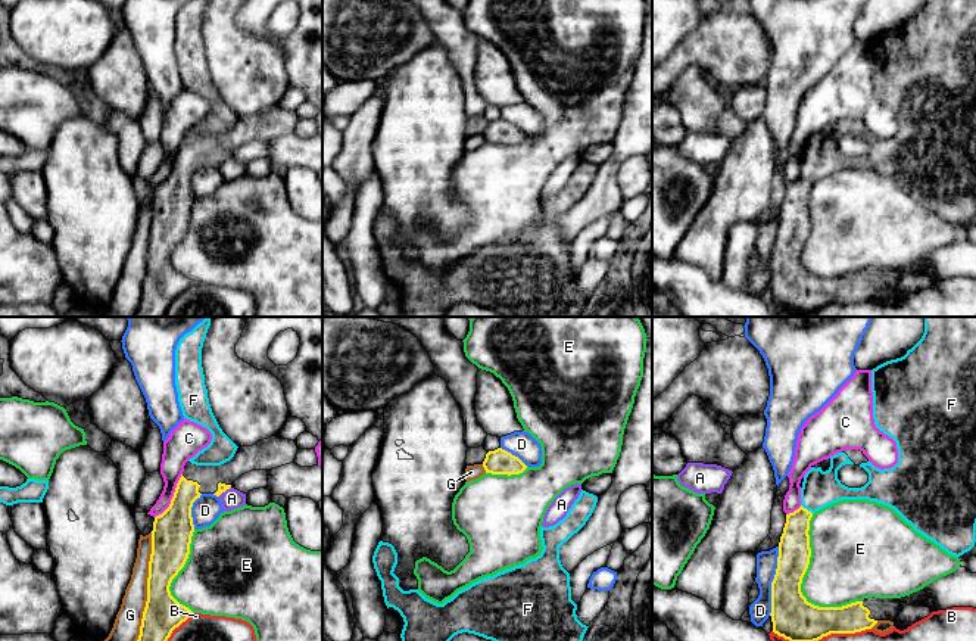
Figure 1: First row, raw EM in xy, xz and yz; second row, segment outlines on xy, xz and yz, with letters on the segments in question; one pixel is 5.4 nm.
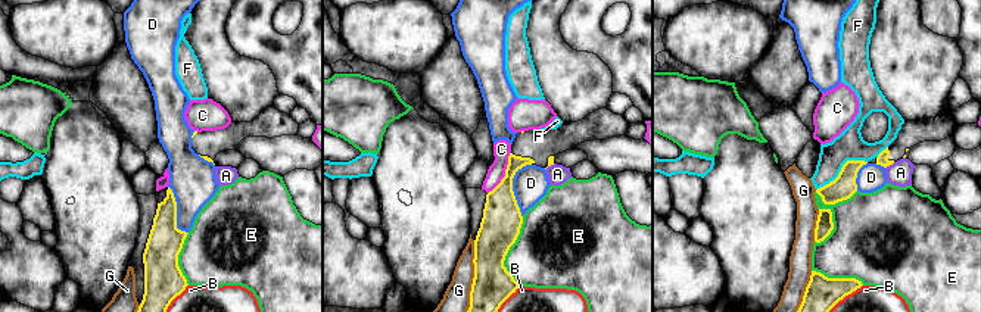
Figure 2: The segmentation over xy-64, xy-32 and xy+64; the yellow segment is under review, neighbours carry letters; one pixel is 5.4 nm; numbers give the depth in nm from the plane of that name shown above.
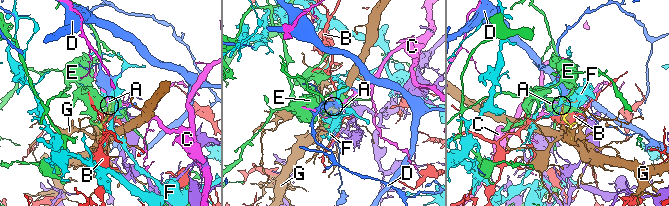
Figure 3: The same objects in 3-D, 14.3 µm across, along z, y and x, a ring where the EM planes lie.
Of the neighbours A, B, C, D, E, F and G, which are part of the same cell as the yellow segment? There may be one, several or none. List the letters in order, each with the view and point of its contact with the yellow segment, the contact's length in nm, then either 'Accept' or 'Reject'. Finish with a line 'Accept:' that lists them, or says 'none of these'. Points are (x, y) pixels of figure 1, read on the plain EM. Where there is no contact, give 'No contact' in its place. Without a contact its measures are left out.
A: Touches yellow at xy (224, 161). Shared border 90 nm. Reject
B: Touches yellow at yz (820, 308). Shared border 550 nm. Reject
C: Touches yellow at xy (172, 167). Shared border 280 nm. Reject
D: Touches yellow at yz (773, 251). Shared border 380 nm. Reject
E: Touches yellow at yz (800, 255). Shared border 550 nm. Reject
F: Touches yellow at yz (805, 179). Shared border 90 nm. Reject
G: Touches yellow at xy (147, 260). Shared border 650 nm. Reject
Accept: none of these

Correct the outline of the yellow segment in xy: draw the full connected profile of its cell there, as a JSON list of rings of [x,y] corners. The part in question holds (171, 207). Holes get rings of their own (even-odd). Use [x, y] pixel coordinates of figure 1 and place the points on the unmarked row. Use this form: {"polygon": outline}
{"polygon": [[[275,105],[252,116],[238,116],[234,127],[221,136],[185,133],[169,177],[153,192],[147,271],[134,317],[163,317],[172,301],[193,284],[169,261],[190,224],[193,172],[202,164],[219,167],[252,140],[271,140],[294,133],[297,121],[294,111]]]}

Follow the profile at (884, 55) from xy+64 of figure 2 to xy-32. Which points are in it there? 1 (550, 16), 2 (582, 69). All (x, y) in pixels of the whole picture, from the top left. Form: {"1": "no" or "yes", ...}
{"1": "yes", "2": "yes"}

